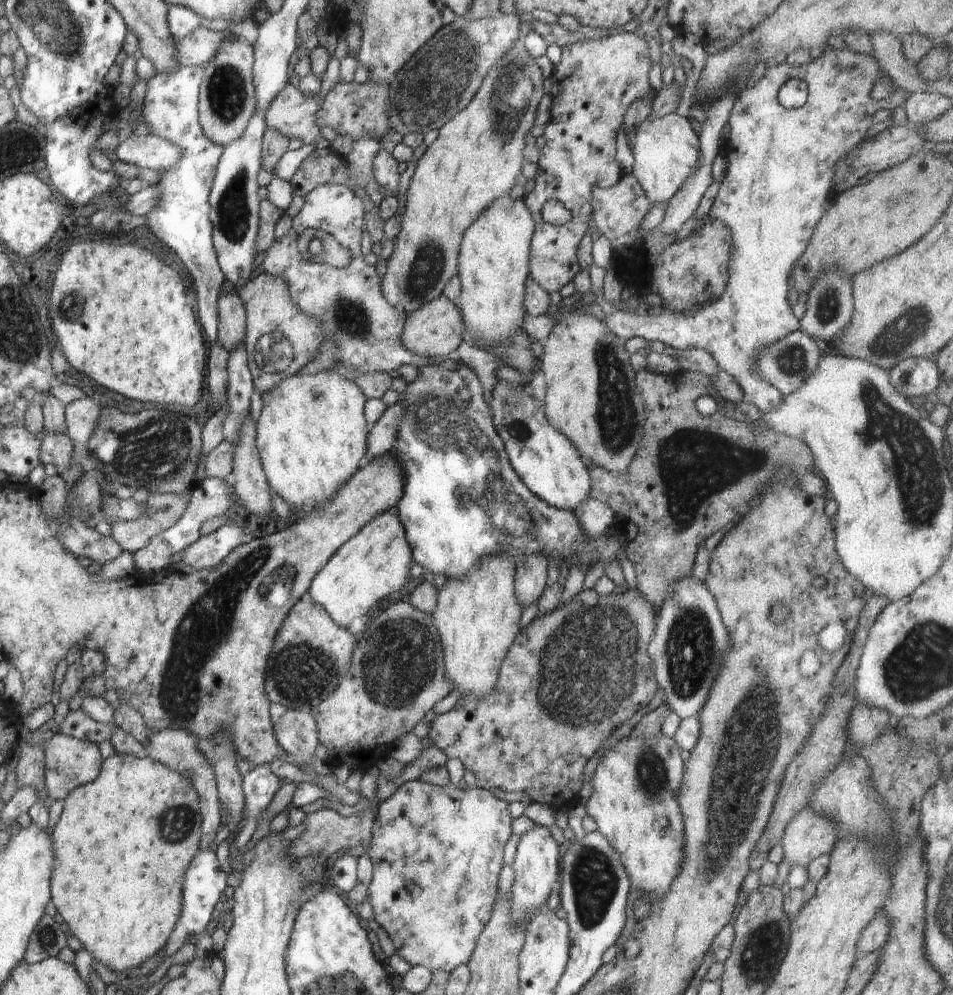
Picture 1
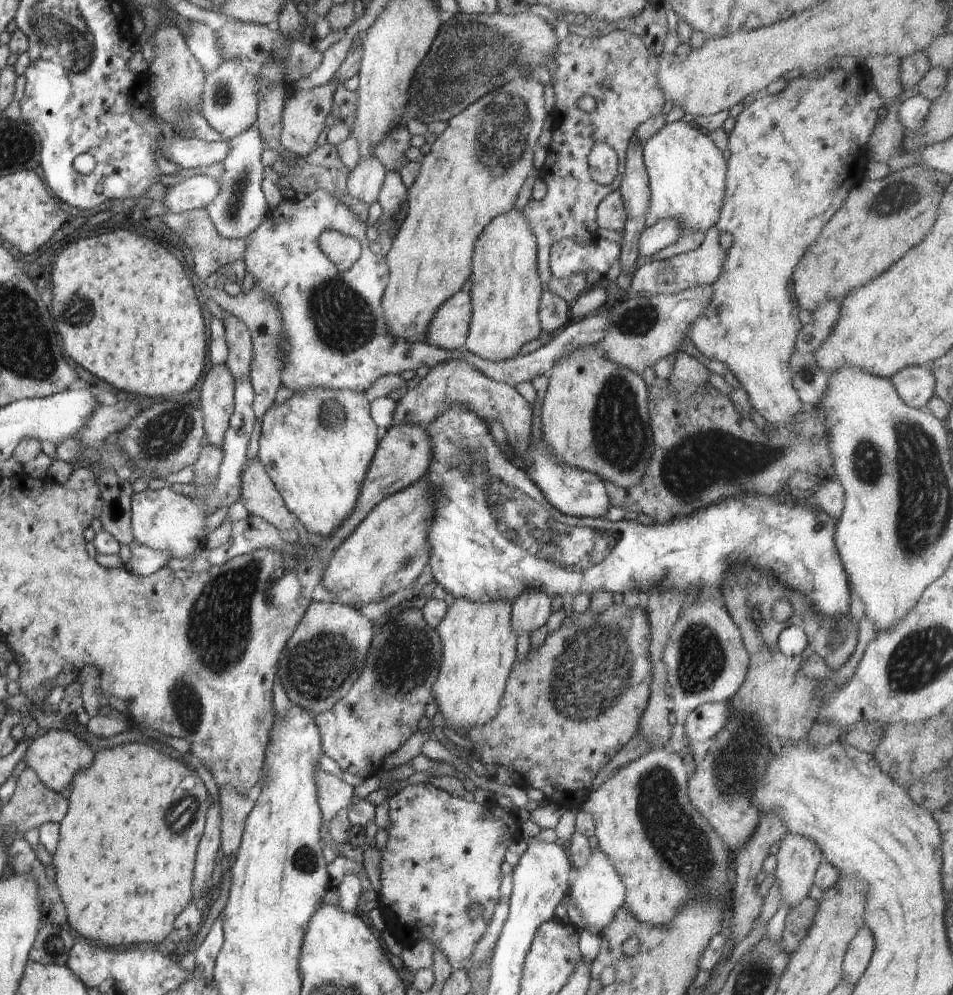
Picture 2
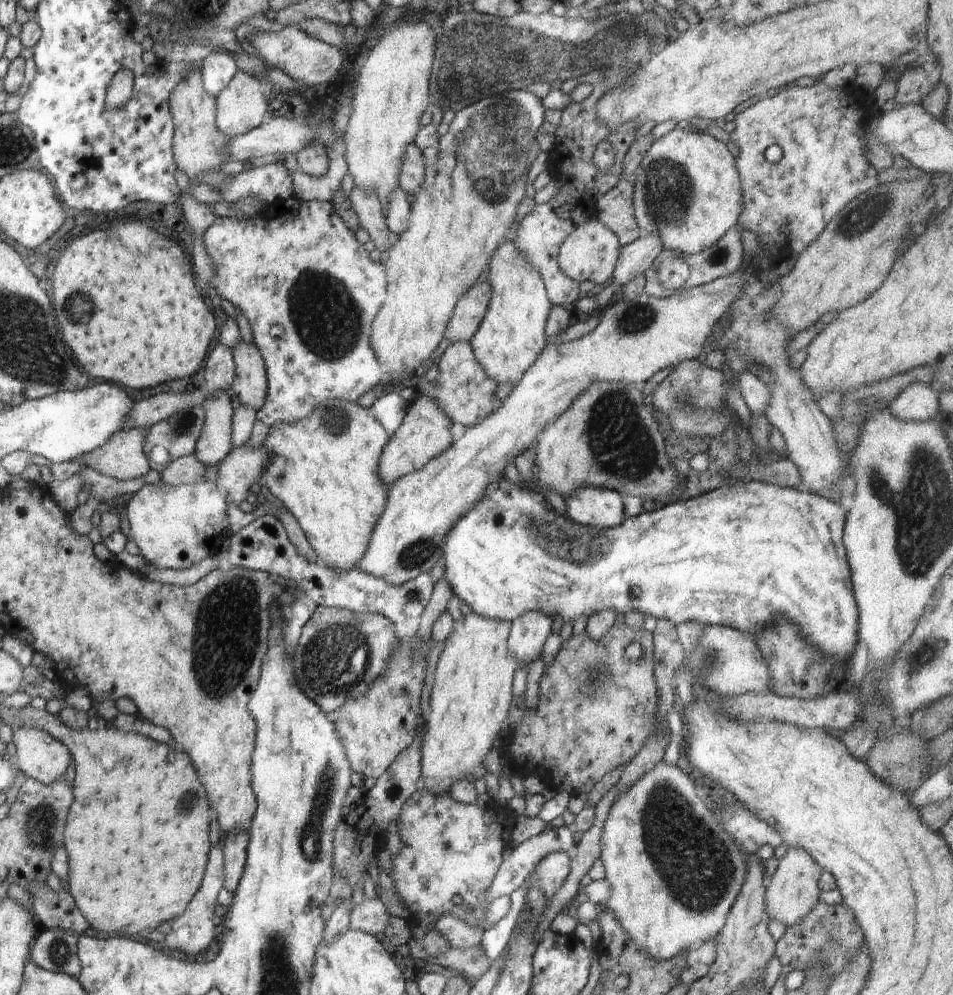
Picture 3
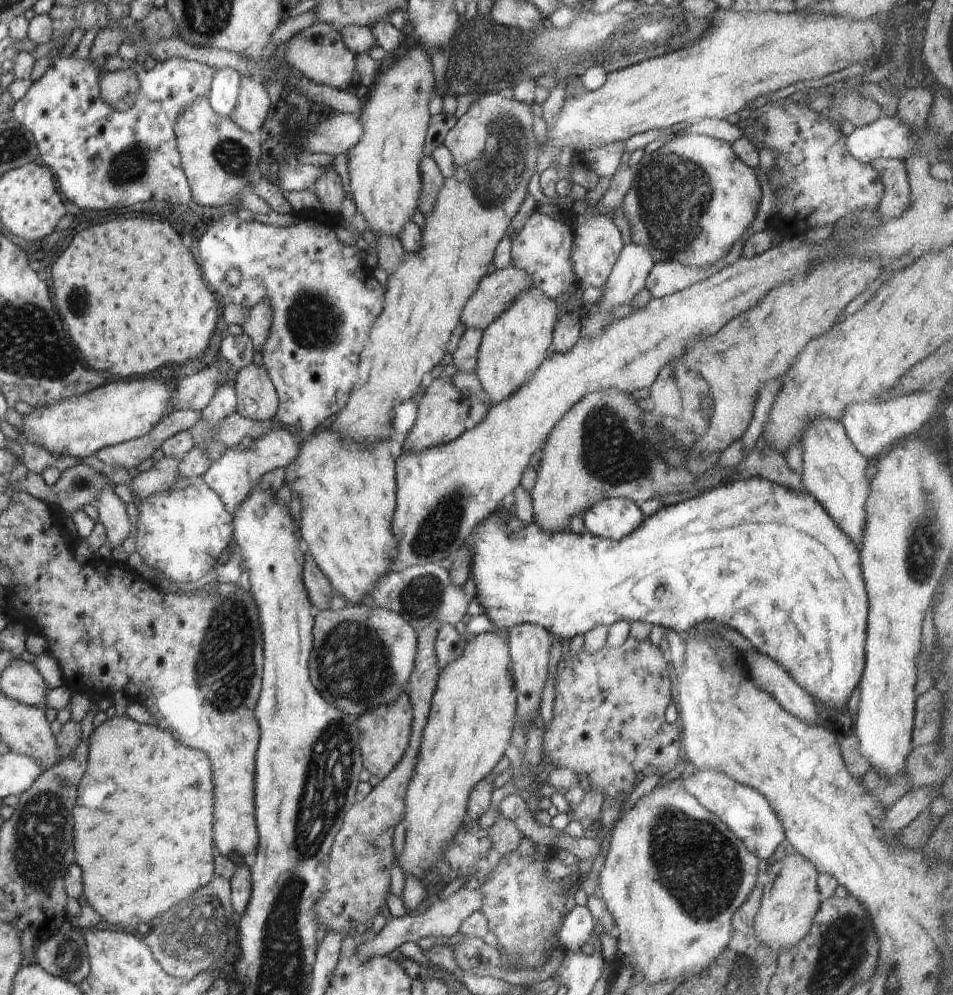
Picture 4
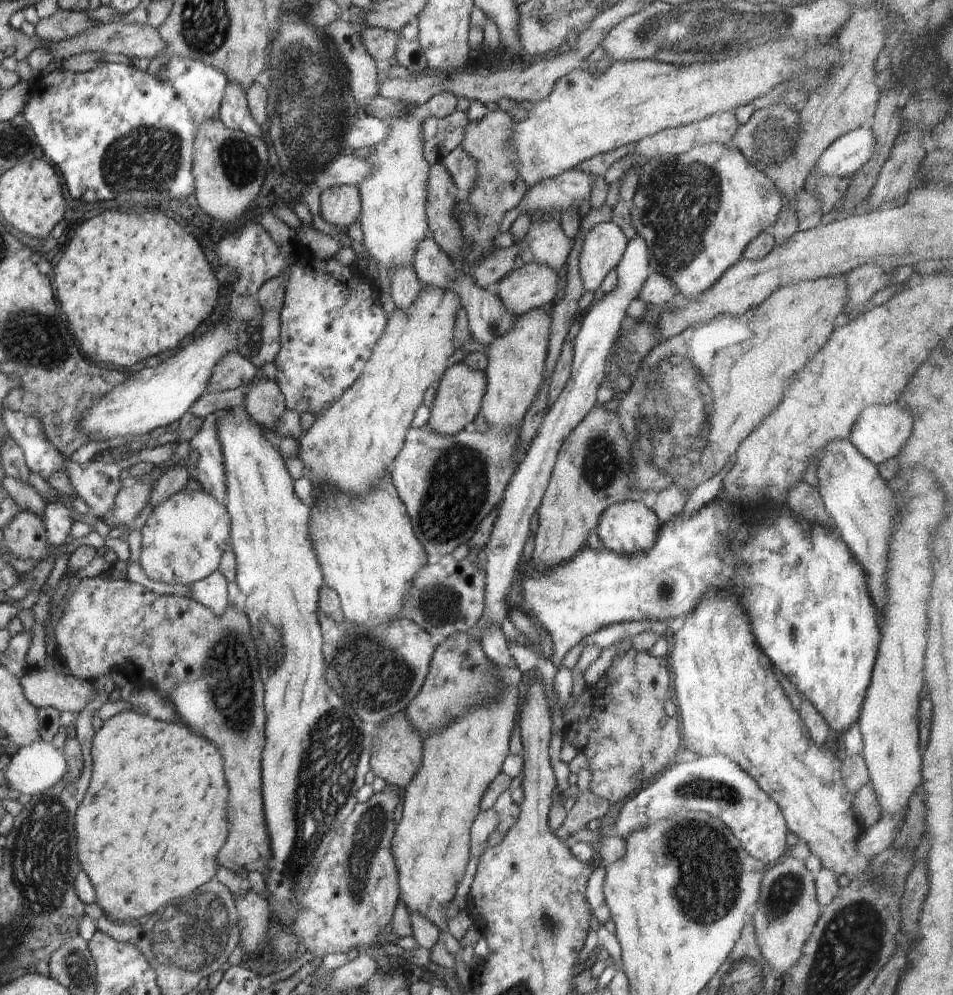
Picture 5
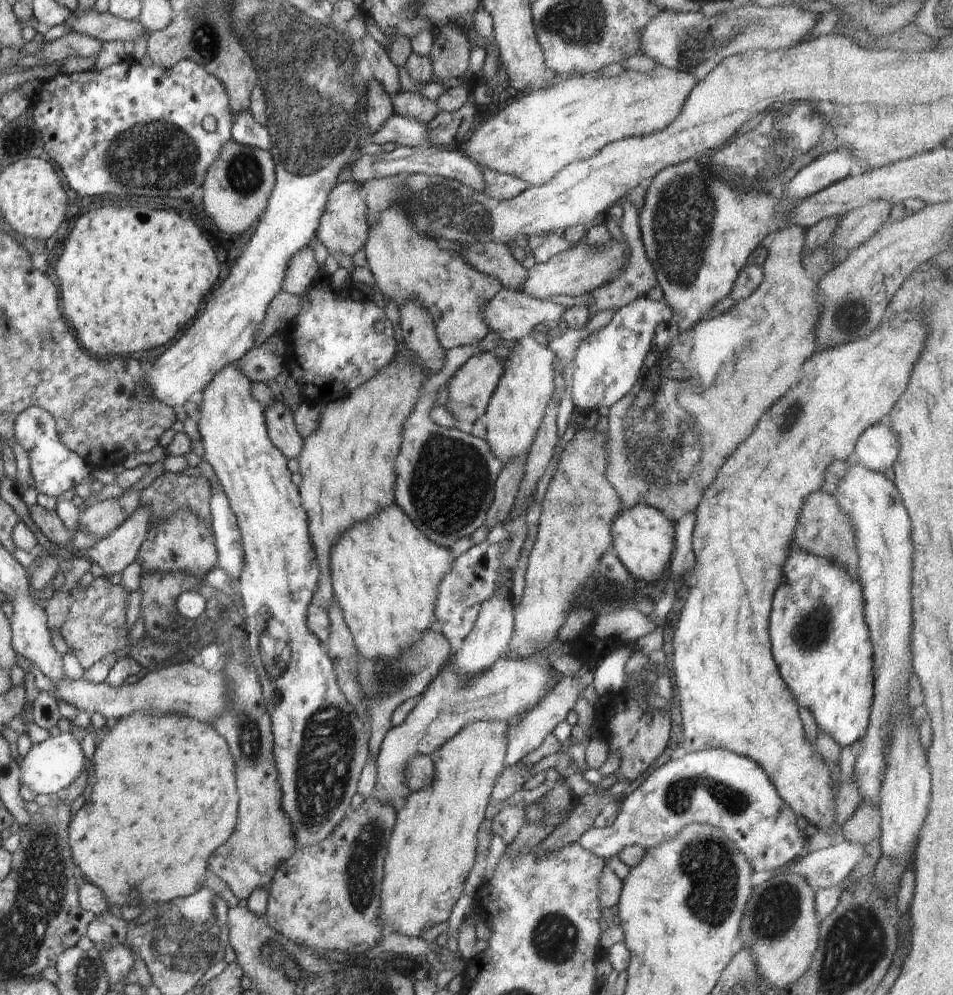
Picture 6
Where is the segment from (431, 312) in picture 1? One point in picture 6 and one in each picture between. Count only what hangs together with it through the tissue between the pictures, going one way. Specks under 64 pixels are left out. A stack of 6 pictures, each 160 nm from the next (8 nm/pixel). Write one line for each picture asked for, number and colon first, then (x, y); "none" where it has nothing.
2: (449, 330)
3: (471, 308)
4: (498, 289)
5: (533, 286)
6: (582, 268)

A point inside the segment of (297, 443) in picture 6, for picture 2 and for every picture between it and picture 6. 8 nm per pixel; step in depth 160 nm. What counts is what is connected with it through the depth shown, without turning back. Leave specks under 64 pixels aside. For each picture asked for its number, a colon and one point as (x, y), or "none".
2: (238, 338)
3: (250, 385)
4: (257, 399)
5: (264, 403)

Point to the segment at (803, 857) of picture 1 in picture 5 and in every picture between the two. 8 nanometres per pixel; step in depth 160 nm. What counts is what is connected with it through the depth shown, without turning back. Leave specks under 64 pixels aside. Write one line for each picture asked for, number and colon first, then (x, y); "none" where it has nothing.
2: (798, 860)
3: (793, 891)
4: (790, 901)
5: (787, 909)

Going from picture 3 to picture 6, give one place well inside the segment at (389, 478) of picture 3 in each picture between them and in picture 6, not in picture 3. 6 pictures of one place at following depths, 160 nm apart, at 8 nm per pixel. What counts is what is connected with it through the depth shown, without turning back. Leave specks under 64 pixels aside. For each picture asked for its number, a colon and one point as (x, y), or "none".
4: (442, 412)
5: (458, 400)
6: (471, 387)

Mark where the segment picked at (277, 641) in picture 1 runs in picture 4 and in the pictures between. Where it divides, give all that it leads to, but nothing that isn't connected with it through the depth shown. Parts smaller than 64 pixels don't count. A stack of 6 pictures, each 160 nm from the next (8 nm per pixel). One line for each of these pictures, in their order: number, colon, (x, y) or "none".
2: (326, 654)
3: (340, 653)
4: (369, 651)

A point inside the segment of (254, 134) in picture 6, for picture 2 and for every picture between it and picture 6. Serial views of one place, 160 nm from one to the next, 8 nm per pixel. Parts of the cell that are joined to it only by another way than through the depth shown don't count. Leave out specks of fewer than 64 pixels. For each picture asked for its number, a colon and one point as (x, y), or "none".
2: (201, 41)
3: (218, 68)
4: (225, 88)
5: (234, 113)

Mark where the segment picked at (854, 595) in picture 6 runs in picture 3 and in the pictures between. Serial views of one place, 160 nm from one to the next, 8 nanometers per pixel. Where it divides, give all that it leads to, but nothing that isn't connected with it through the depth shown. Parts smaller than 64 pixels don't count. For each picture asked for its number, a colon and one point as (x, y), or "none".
3: (745, 555)
4: (750, 555)
5: (812, 615)

